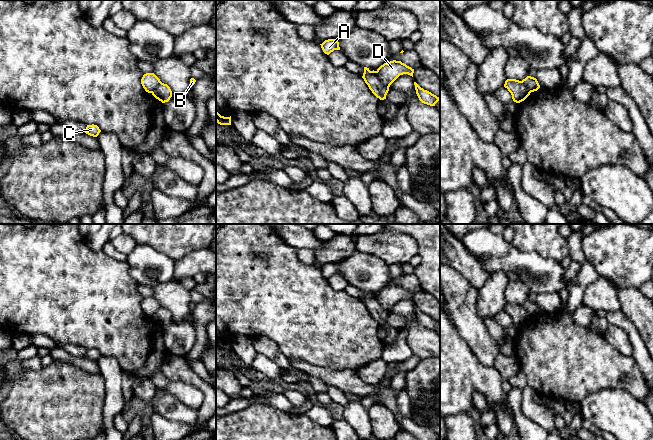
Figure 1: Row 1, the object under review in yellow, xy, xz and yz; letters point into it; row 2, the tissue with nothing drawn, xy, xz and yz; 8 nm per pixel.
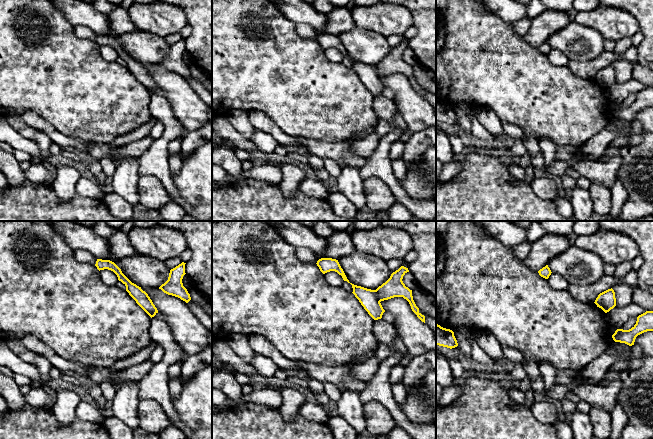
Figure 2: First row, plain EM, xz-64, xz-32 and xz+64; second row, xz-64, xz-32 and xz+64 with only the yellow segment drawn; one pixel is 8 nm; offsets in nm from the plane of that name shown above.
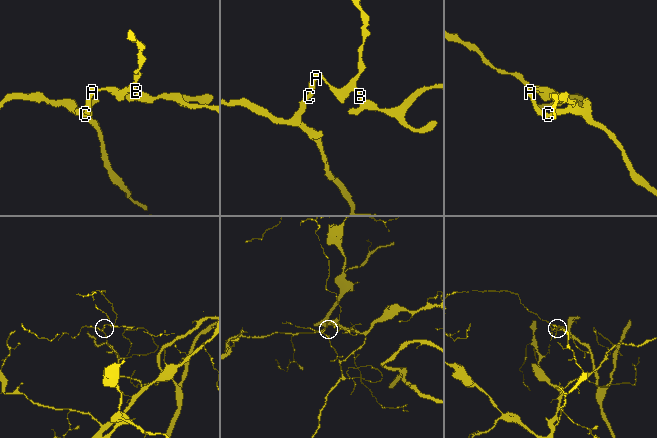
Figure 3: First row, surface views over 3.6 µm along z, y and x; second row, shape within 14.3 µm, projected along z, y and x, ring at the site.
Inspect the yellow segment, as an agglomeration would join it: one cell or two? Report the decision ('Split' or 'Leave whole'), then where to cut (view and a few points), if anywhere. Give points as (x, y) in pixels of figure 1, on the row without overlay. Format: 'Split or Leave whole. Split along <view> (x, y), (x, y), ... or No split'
Split. Split along xz (375, 295), (378, 302), (388, 312)

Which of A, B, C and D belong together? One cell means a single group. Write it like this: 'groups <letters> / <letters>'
groups A C / B D

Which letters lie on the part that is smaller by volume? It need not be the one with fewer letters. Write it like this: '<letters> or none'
A, C

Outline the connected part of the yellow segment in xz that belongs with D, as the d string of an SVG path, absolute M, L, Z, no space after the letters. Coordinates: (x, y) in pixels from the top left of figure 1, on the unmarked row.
M393 284L381 289L376 296L379 304L389 312L400 299L408 298L413 301L414 293L401 285Z

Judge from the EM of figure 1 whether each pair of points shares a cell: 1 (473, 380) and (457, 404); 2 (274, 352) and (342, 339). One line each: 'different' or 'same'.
1: same
2: different

